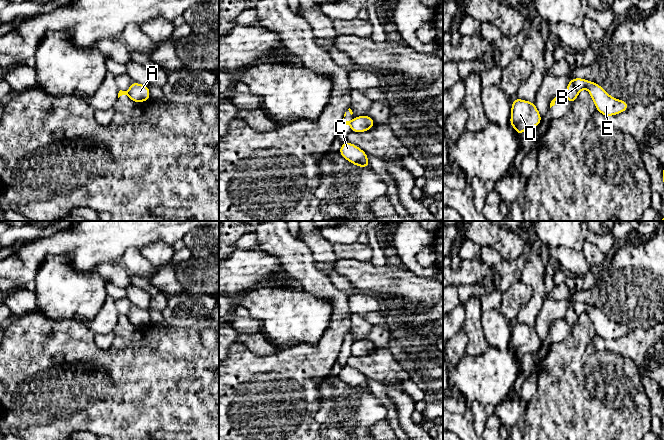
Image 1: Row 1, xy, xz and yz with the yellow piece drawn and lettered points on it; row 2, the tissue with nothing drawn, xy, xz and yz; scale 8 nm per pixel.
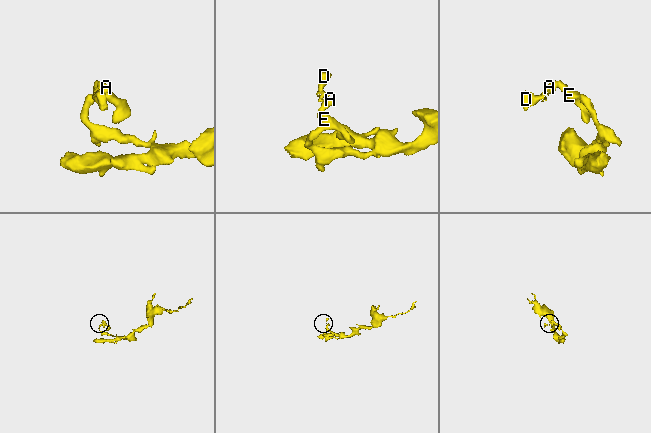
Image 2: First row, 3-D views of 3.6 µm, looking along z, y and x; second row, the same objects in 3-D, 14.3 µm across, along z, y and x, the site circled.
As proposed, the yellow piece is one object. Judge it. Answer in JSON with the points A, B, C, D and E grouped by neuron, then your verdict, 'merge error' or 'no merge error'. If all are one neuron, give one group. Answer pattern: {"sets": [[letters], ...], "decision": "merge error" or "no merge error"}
{"sets": [["A", "B", "C", "E"], ["D"]], "decision": "merge error"}

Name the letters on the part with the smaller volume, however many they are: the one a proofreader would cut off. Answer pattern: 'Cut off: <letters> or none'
Cut off: D

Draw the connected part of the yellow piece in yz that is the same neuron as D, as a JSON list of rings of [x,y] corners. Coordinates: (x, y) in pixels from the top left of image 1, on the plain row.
[[[519,322],[512,325],[509,348],[514,351],[519,360],[522,360],[526,353],[535,352],[541,348],[541,344],[541,338],[534,326]]]

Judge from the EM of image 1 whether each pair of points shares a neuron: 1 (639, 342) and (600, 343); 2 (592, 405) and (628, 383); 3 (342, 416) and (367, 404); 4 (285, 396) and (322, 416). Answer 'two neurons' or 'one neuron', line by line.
1: one neuron
2: one neuron
3: one neuron
4: two neurons

